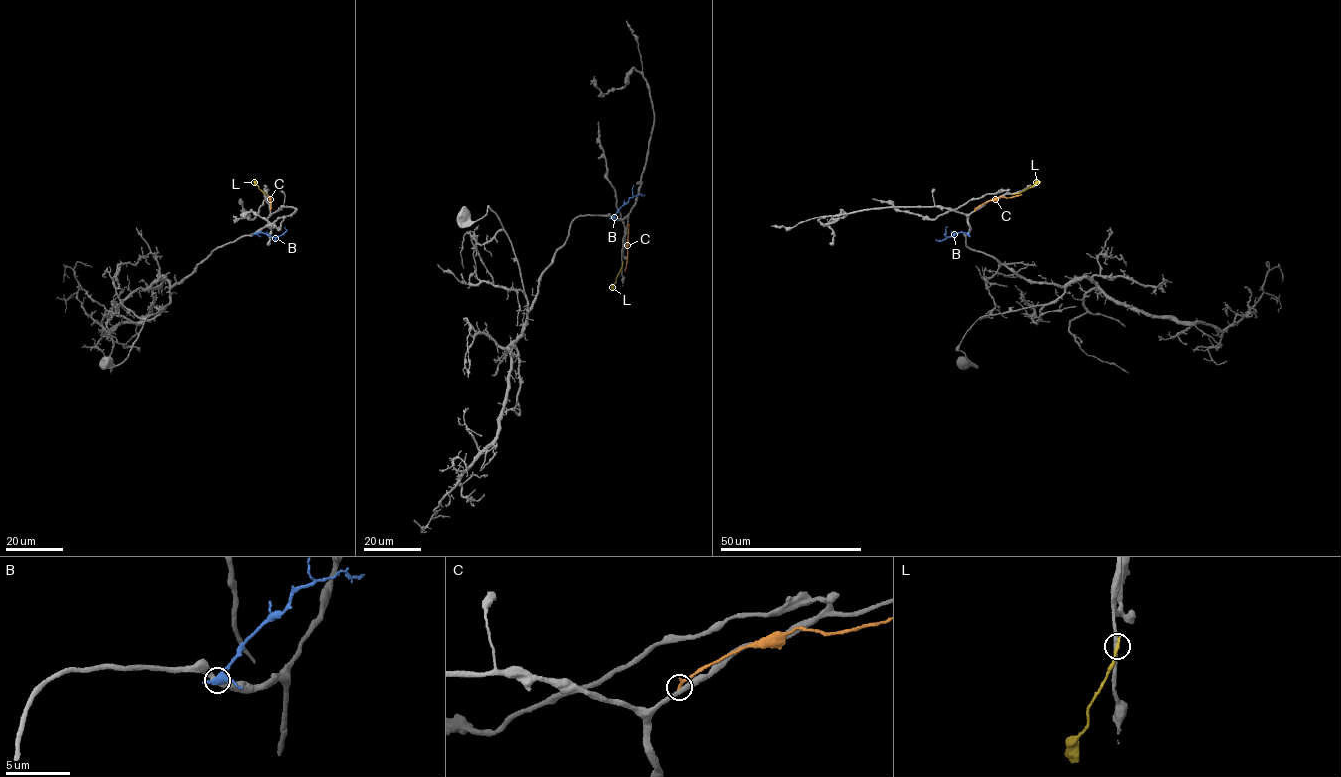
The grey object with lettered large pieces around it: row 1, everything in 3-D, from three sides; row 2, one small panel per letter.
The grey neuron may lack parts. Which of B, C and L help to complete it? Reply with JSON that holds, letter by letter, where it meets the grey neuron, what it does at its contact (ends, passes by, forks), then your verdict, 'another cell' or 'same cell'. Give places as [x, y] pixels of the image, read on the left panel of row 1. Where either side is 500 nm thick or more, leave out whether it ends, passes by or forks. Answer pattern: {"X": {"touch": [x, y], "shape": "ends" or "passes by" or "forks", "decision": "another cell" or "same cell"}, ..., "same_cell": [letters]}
{"B": {"touch": [255, 233], "decision": "another cell"}, "C": {"touch": [270, 209], "shape": "ends", "decision": "another cell"}, "L": {"touch": [265, 193], "shape": "ends", "decision": "another cell"}, "same_cell": []}

